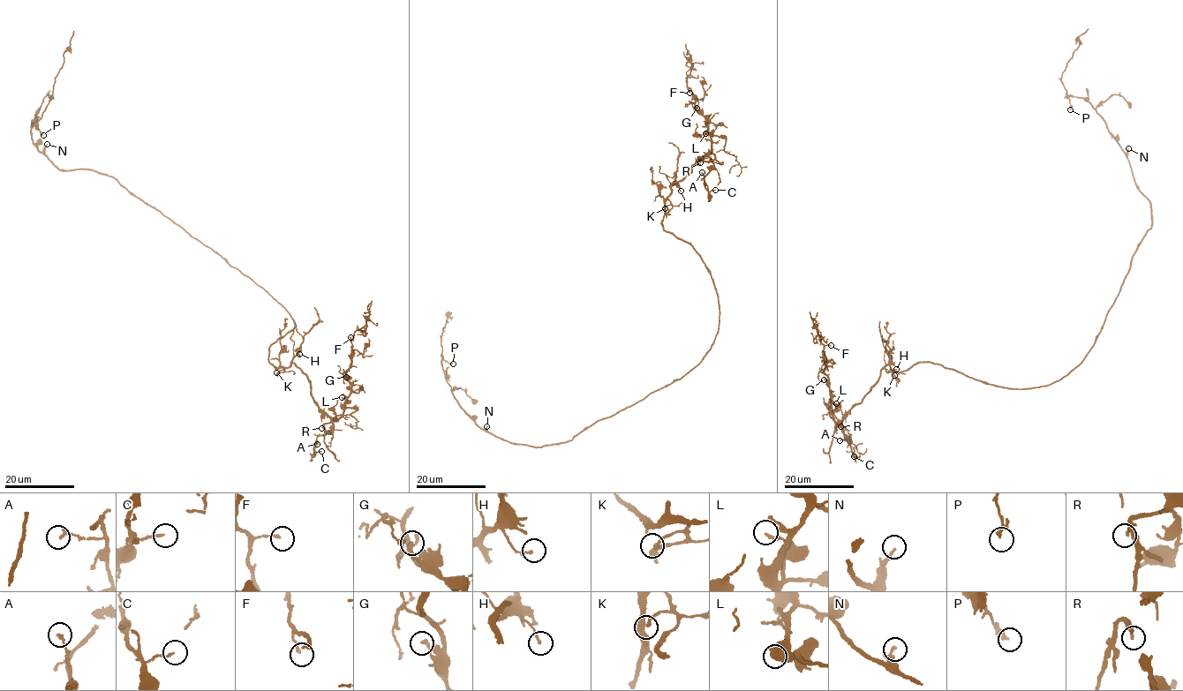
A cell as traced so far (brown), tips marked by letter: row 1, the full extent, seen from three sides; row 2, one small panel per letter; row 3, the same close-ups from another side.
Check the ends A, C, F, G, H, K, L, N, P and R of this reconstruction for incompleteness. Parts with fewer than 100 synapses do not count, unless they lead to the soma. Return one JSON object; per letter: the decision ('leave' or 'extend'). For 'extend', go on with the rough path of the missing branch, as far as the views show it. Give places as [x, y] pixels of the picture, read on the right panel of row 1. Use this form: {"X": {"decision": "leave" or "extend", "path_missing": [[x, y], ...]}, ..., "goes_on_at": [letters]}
{"A": {"decision": "leave"}, "C": {"decision": "leave"}, "F": {"decision": "leave"}, "G": {"decision": "leave"}, "H": {"decision": "leave"}, "K": {"decision": "leave"}, "L": {"decision": "leave"}, "N": {"decision": "leave"}, "P": {"decision": "leave"}, "R": {"decision": "leave"}, "goes_on_at": []}

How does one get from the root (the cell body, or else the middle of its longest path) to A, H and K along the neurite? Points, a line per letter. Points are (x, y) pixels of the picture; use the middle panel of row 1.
A: (701, 360), (718, 294), (661, 222), (671, 184), (707, 155), (702, 172)
H: (701, 360), (718, 330), (719, 305), (700, 255), (663, 229), (670, 186), (674, 184), (681, 191)
K: (701, 360), (718, 330), (718, 294), (697, 251), (664, 229), (664, 206), (668, 200), (665, 208)

